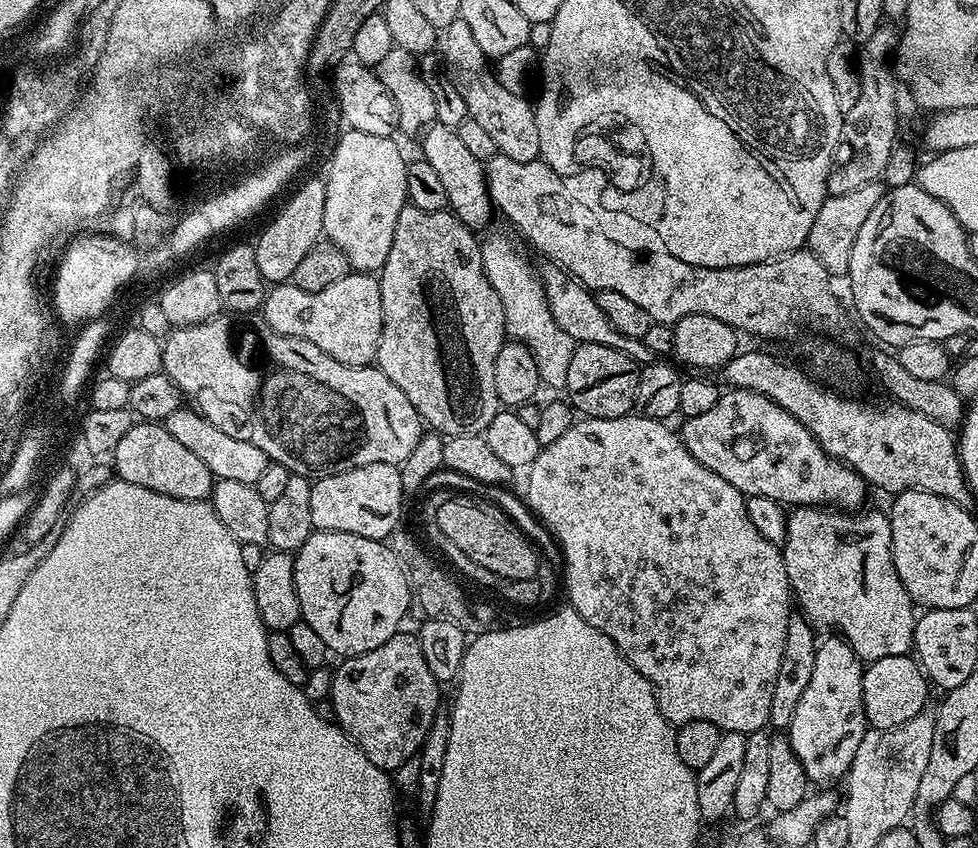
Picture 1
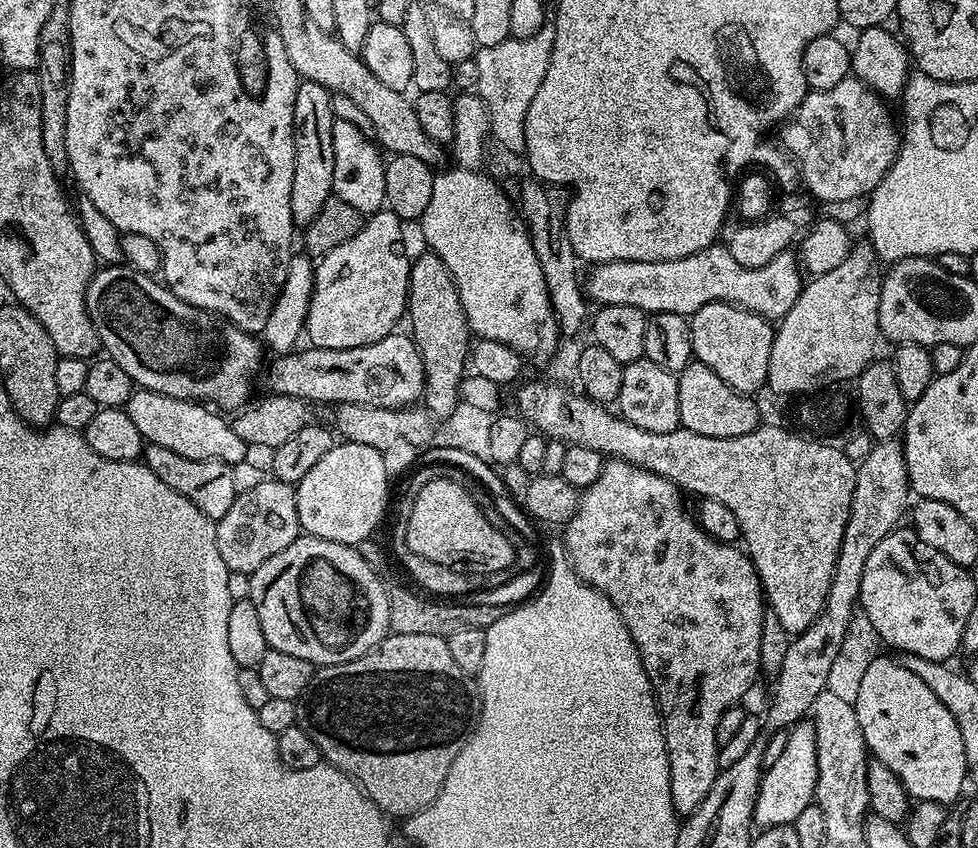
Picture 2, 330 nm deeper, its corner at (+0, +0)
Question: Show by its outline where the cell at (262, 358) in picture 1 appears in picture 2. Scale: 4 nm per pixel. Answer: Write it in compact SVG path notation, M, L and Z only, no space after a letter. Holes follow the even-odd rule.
M129 266L101 267L88 283L84 302L100 339L100 348L108 351L105 352L107 359L118 362L118 366L130 374L137 389L145 388L170 398L203 402L220 410L239 410L249 403L253 395L252 379L261 375L262 361L265 359L265 349L253 333L243 332L238 326L213 316L211 312L203 312L182 302L159 279Z

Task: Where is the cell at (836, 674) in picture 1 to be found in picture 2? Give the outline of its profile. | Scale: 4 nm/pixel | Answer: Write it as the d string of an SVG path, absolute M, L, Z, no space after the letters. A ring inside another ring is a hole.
M801 722L787 729L786 746L778 762L767 765L764 775L760 777L760 793L756 799L755 823L761 829L772 826L792 824L806 810L806 806L814 803L816 783L818 782L818 742L816 741L816 725L812 722Z

